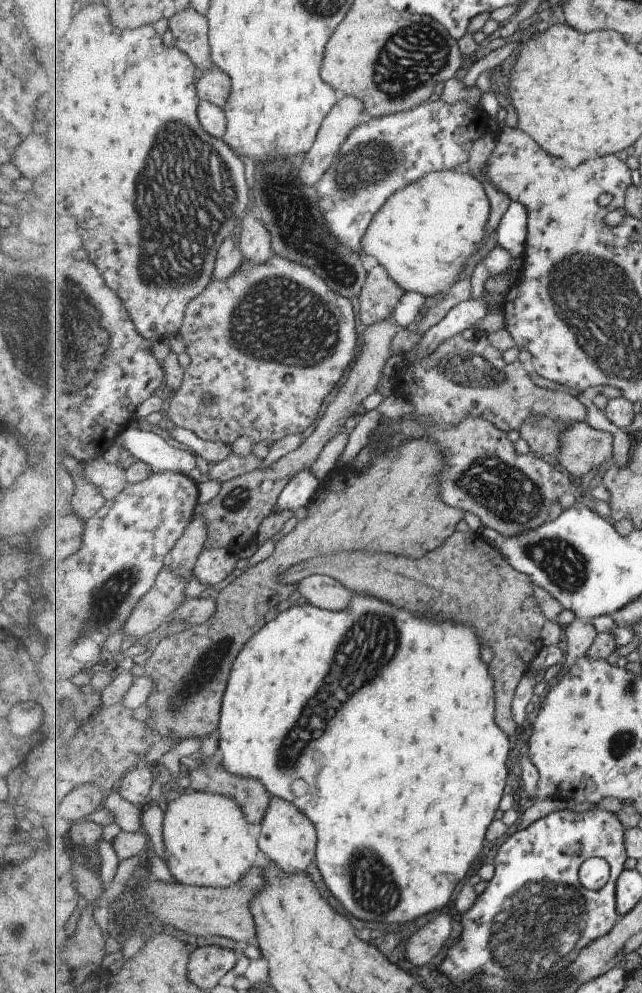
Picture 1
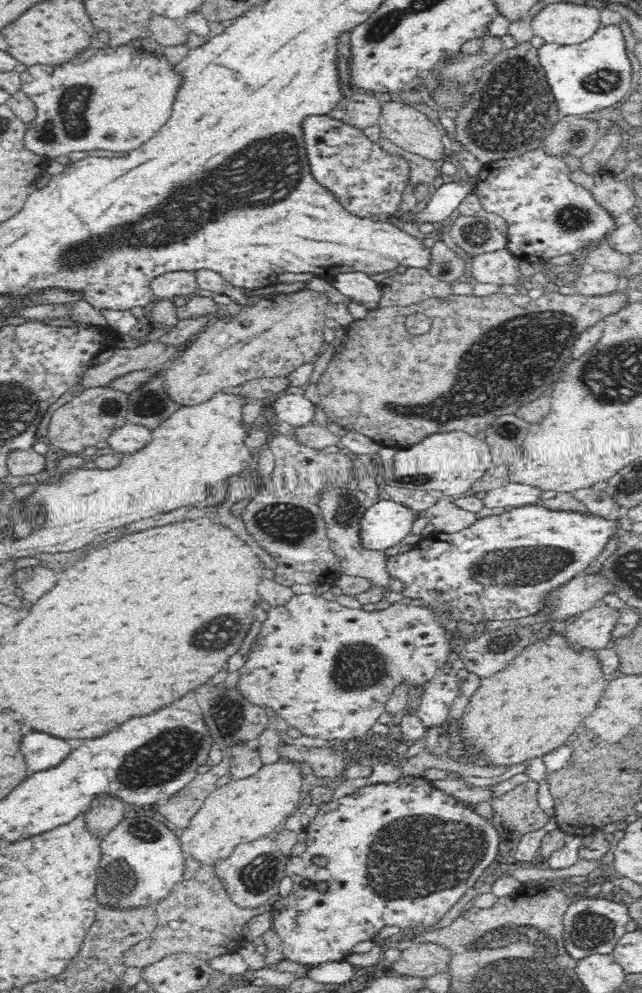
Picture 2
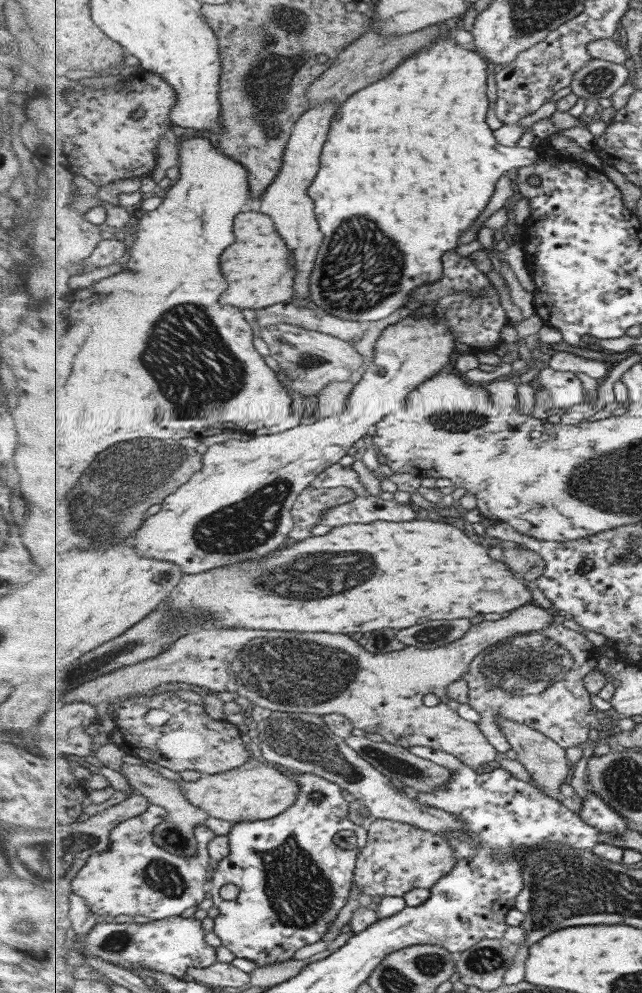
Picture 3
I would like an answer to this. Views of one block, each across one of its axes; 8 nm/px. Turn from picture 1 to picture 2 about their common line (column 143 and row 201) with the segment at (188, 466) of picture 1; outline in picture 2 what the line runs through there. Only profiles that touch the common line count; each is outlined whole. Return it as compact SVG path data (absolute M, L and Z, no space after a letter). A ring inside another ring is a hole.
M467 178L439 186L422 212L418 212L418 214L413 211L409 212L409 214L414 214L414 216L410 216L410 222L421 225L424 222L433 223L446 220L458 208L458 205L471 194L472 182L474 179Z

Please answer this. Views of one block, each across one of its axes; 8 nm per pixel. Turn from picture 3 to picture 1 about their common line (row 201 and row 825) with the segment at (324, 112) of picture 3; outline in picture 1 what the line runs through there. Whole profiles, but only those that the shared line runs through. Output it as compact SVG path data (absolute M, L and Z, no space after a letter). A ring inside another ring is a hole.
M273 797L272 805L269 806L268 813L265 814L264 821L261 824L263 826L263 830L261 830L261 850L267 854L267 858L273 864L277 864L287 874L301 874L315 860L317 830L305 816L309 818L303 810L299 812L293 802L289 804L285 798Z

